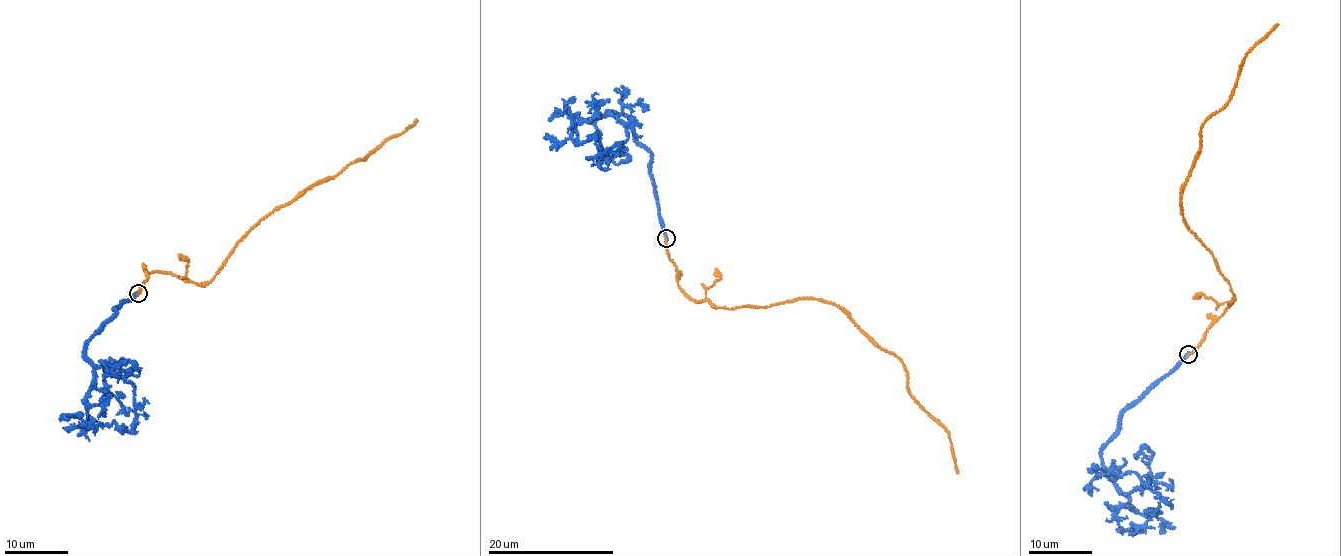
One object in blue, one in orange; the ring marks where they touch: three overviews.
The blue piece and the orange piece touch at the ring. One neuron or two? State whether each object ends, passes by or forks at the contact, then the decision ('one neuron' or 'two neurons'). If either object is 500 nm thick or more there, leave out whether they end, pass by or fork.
blue ends; orange ends; two neurons

